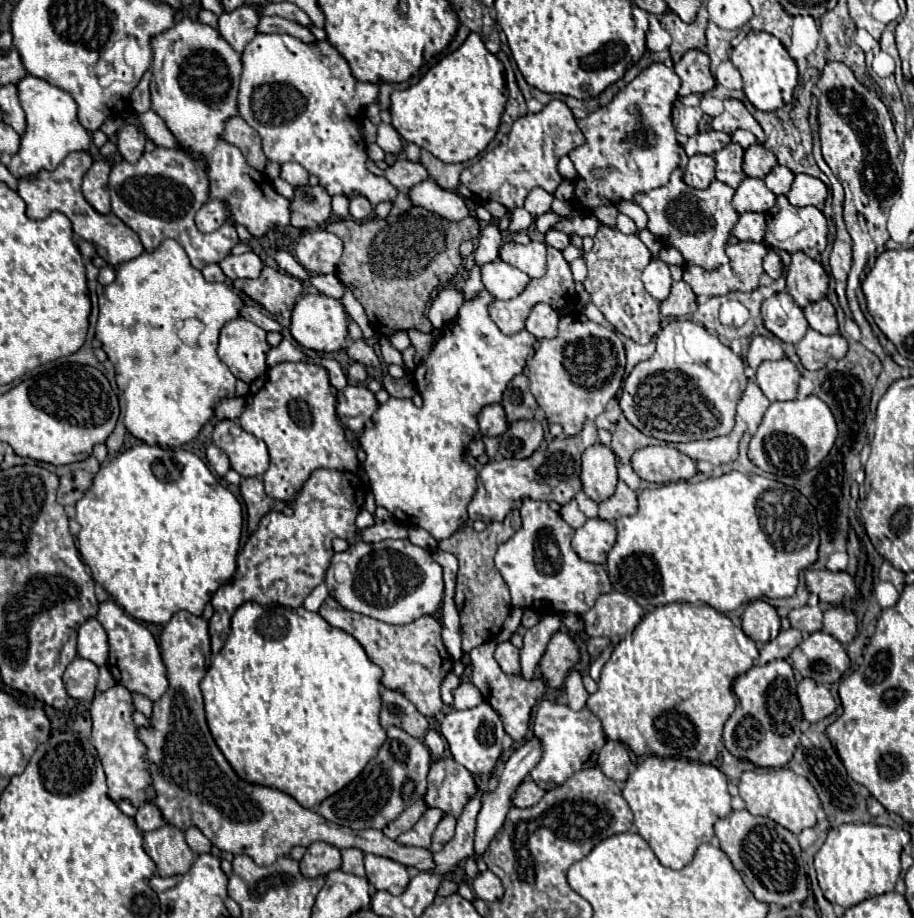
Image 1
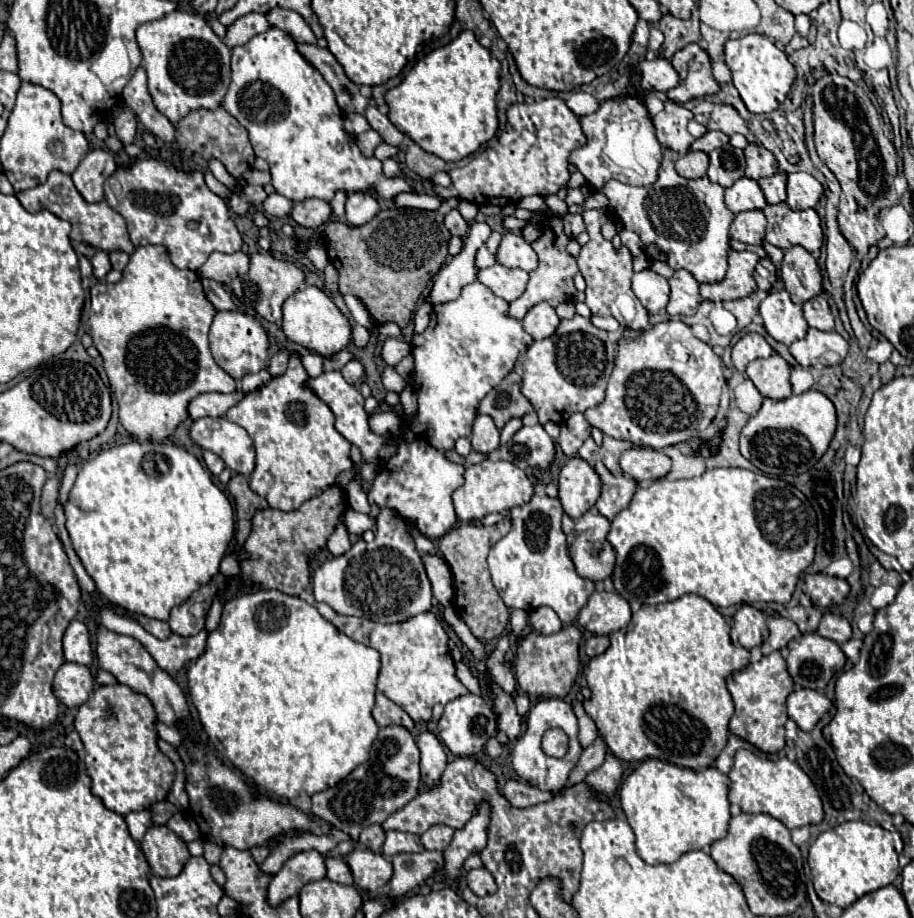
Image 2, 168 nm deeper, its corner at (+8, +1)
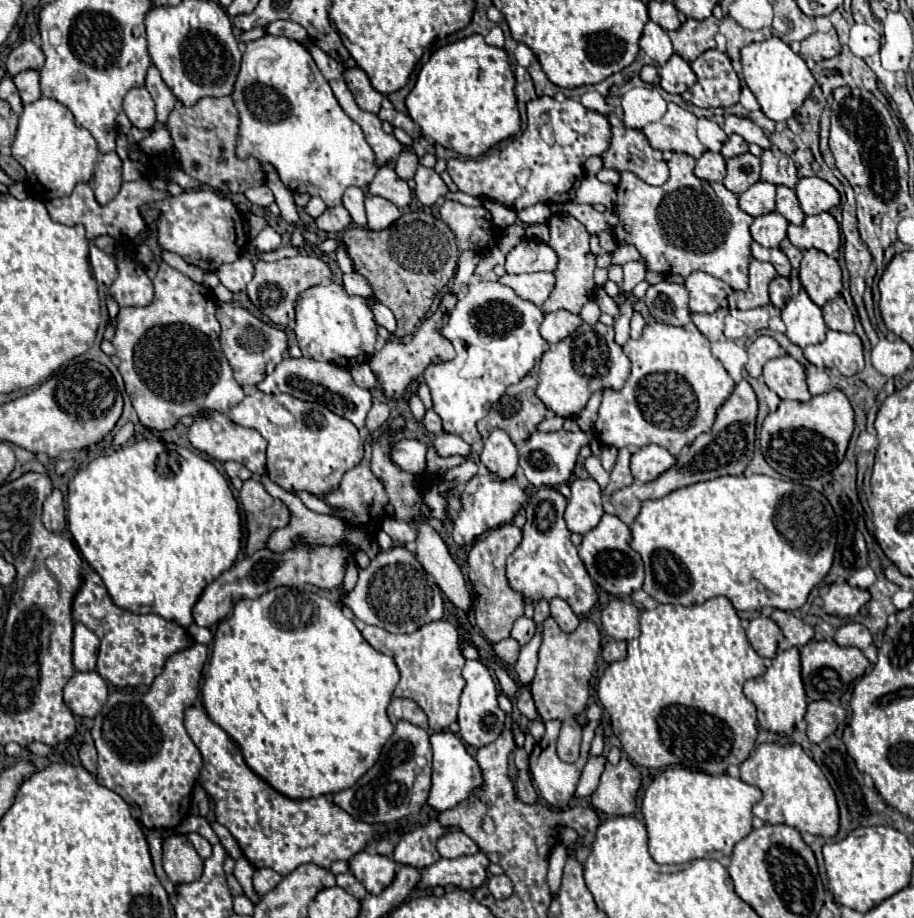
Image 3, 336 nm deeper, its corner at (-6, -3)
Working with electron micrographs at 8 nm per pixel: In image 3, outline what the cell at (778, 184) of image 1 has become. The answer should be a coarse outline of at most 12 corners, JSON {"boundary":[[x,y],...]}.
{"boundary":[[776,187],[776,211],[798,225],[806,217],[796,191]]}

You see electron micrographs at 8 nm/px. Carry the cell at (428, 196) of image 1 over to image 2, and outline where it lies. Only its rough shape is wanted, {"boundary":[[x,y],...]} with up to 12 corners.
{"boundary":[[278,27],[232,49],[222,105],[276,193],[410,191],[344,131]]}

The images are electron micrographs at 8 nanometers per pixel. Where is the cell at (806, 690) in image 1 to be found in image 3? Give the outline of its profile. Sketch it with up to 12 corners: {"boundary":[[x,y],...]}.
{"boundary":[[826,699],[808,703],[808,739],[832,735],[846,711]]}

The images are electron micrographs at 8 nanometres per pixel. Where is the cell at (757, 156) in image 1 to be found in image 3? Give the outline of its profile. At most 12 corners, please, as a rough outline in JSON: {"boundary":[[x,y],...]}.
{"boundary":[[778,147],[762,153],[762,181],[798,183],[792,157]]}

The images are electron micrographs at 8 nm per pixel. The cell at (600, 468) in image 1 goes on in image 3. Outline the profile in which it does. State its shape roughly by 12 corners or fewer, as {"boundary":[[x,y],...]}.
{"boundary":[[592,477],[572,481],[564,519],[584,535],[604,515]]}

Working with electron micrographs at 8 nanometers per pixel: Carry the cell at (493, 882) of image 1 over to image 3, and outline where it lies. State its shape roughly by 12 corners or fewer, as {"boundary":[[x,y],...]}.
{"boundary":[[492,875],[486,885],[496,899],[512,895],[506,875]]}

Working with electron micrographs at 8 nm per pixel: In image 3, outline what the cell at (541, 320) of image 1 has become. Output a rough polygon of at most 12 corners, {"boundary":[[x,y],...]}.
{"boundary":[[570,311],[546,313],[540,335],[558,343],[582,319]]}

